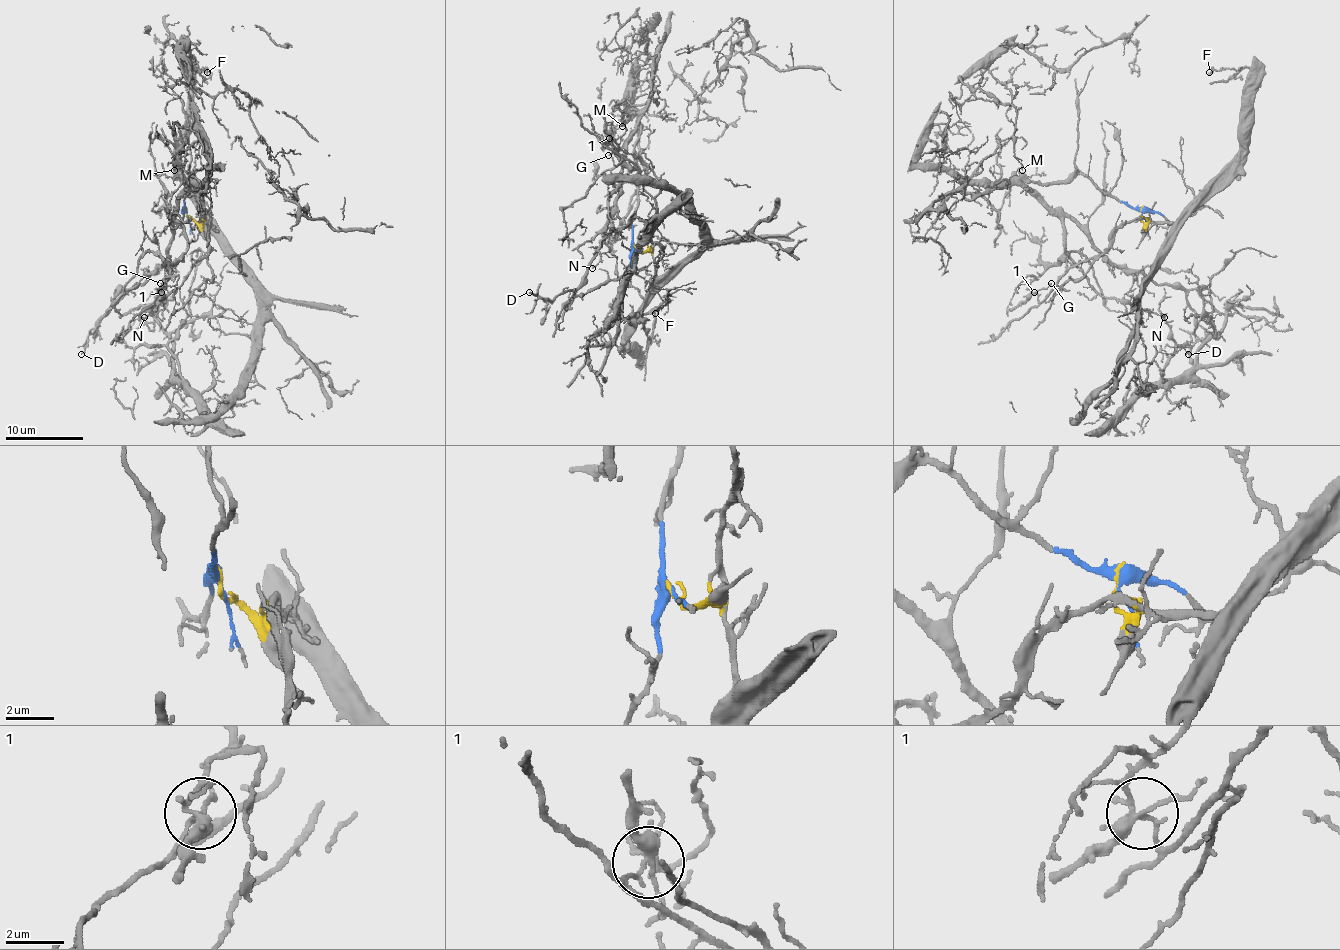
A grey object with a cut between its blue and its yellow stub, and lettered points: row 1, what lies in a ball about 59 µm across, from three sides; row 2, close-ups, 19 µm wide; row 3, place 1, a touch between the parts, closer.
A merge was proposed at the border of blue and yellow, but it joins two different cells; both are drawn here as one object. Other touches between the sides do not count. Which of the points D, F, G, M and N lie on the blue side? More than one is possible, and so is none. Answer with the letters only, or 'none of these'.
D, G, M, N

